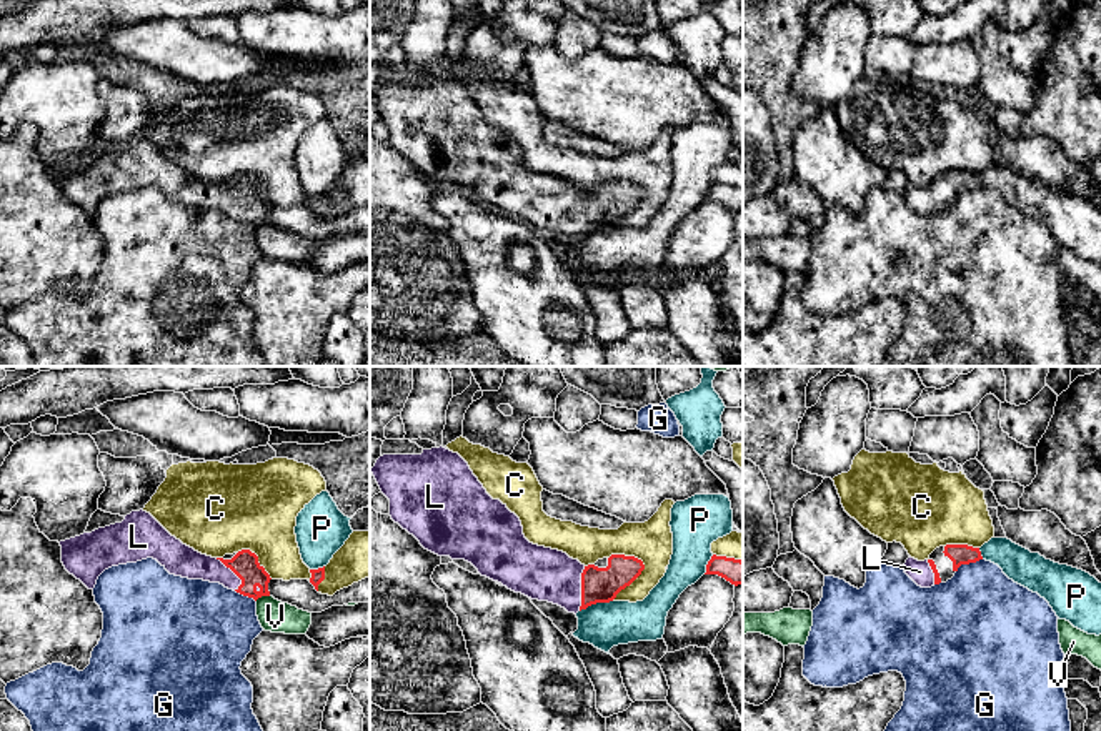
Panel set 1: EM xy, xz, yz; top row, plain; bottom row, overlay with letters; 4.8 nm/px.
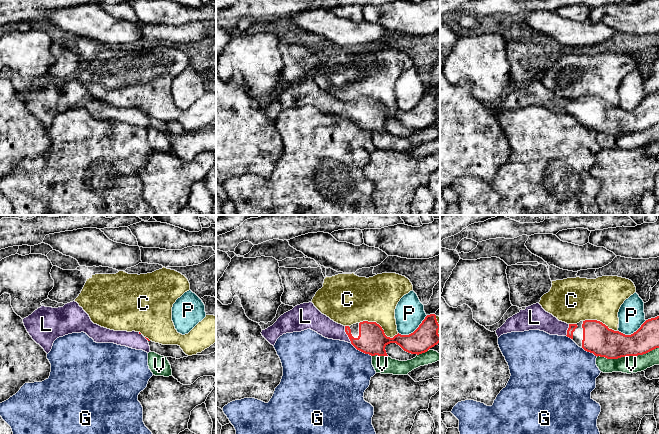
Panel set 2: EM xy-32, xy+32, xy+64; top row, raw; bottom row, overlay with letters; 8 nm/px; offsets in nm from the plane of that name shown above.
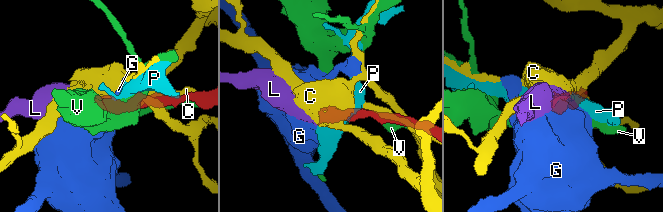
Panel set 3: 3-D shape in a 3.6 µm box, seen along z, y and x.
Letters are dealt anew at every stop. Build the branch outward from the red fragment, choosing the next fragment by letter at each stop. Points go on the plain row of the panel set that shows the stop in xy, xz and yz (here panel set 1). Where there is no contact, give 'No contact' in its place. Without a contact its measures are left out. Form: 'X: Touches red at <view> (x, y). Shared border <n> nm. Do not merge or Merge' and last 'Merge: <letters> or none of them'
C: Touches red at xz (633, 207). Shared border 240 nm. Do not merge
G: Touches red at yz (968, 190). Shared border 140 nm. Do not merge
L: Touches red at xz (582, 215). Shared border 220 nm. Merge
P: Touches red at xz (595, 230). Shared border 170 nm. Do not merge
V: Touches red at xy (262, 222). Shared border 80 nm. Do not merge
Merge: L

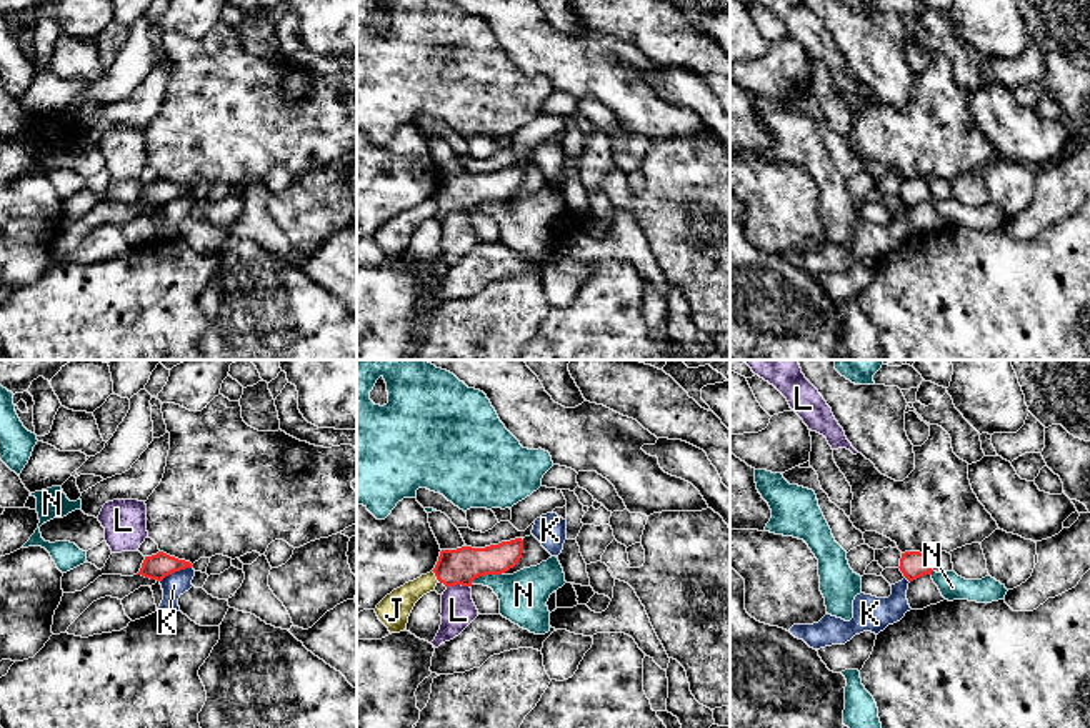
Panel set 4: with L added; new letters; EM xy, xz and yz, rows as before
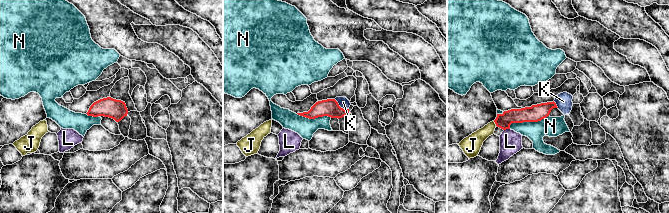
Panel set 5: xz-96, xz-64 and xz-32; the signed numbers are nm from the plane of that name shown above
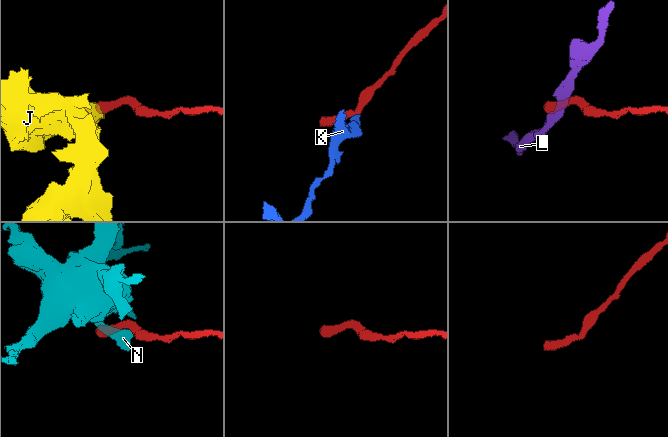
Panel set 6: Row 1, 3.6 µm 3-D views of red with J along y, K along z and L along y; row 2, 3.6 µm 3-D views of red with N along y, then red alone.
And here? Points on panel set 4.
J: Touches red at xz (435, 202). Shared border 70 nm. Do not merge
K: Touches red at xy (175, 197). Shared border 170 nm. Do not merge
L: Touches red at xz (457, 210). Shared border 110 nm. Do not merge
N: Touches red at xz (485, 200). Shared border 160 nm. Do not merge
Merge: none of them

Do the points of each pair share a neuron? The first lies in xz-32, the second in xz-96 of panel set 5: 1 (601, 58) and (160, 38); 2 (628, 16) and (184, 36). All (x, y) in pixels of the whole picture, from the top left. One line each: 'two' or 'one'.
1: two
2: two

